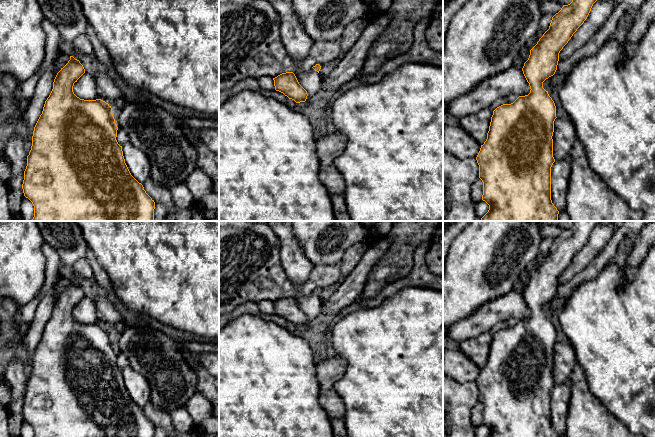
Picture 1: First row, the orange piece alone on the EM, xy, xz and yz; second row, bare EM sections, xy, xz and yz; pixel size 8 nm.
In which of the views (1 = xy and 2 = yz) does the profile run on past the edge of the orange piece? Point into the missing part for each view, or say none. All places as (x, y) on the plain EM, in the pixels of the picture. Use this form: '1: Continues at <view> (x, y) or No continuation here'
1: No continuation here
2: No continuation here

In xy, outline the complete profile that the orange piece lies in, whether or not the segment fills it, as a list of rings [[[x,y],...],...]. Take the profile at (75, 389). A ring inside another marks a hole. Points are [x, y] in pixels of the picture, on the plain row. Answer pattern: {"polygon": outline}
{"polygon": [[[70,280],[68,287],[61,292],[54,303],[53,313],[45,325],[42,338],[34,351],[32,370],[27,380],[27,390],[24,395],[22,408],[24,420],[32,426],[34,437],[154,437],[154,424],[146,417],[143,409],[131,399],[125,387],[122,370],[120,370],[116,364],[118,351],[115,347],[111,330],[101,323],[84,324],[74,318],[74,307],[77,306],[84,297],[85,293],[80,285]]]}

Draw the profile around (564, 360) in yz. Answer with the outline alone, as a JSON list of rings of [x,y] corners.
[[[556,342],[553,356],[553,381],[559,385],[570,379],[577,358],[572,345],[568,342]]]

